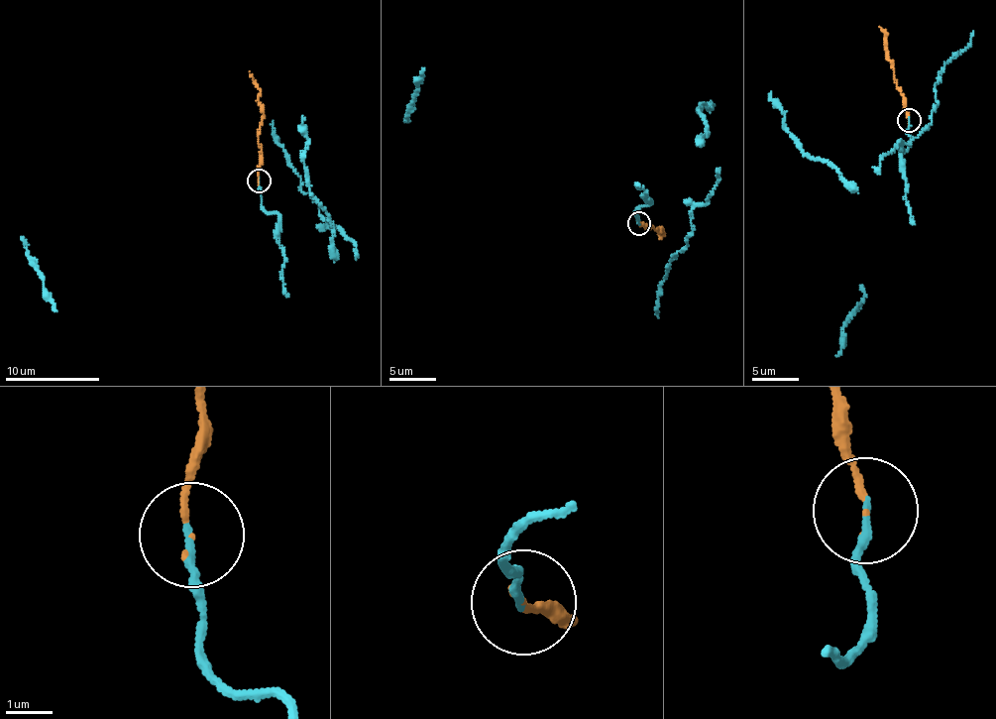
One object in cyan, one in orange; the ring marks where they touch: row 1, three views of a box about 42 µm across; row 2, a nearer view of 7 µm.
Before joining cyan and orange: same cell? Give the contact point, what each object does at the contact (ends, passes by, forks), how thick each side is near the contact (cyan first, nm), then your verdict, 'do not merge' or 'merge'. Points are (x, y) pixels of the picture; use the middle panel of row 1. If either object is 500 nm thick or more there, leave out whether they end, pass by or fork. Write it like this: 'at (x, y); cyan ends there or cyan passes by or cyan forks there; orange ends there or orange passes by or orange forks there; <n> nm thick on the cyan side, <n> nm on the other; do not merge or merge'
at (639, 223); cyan ends there; orange ends there; 190 nm thick on the cyan side, 120 nm on the other; do not merge

